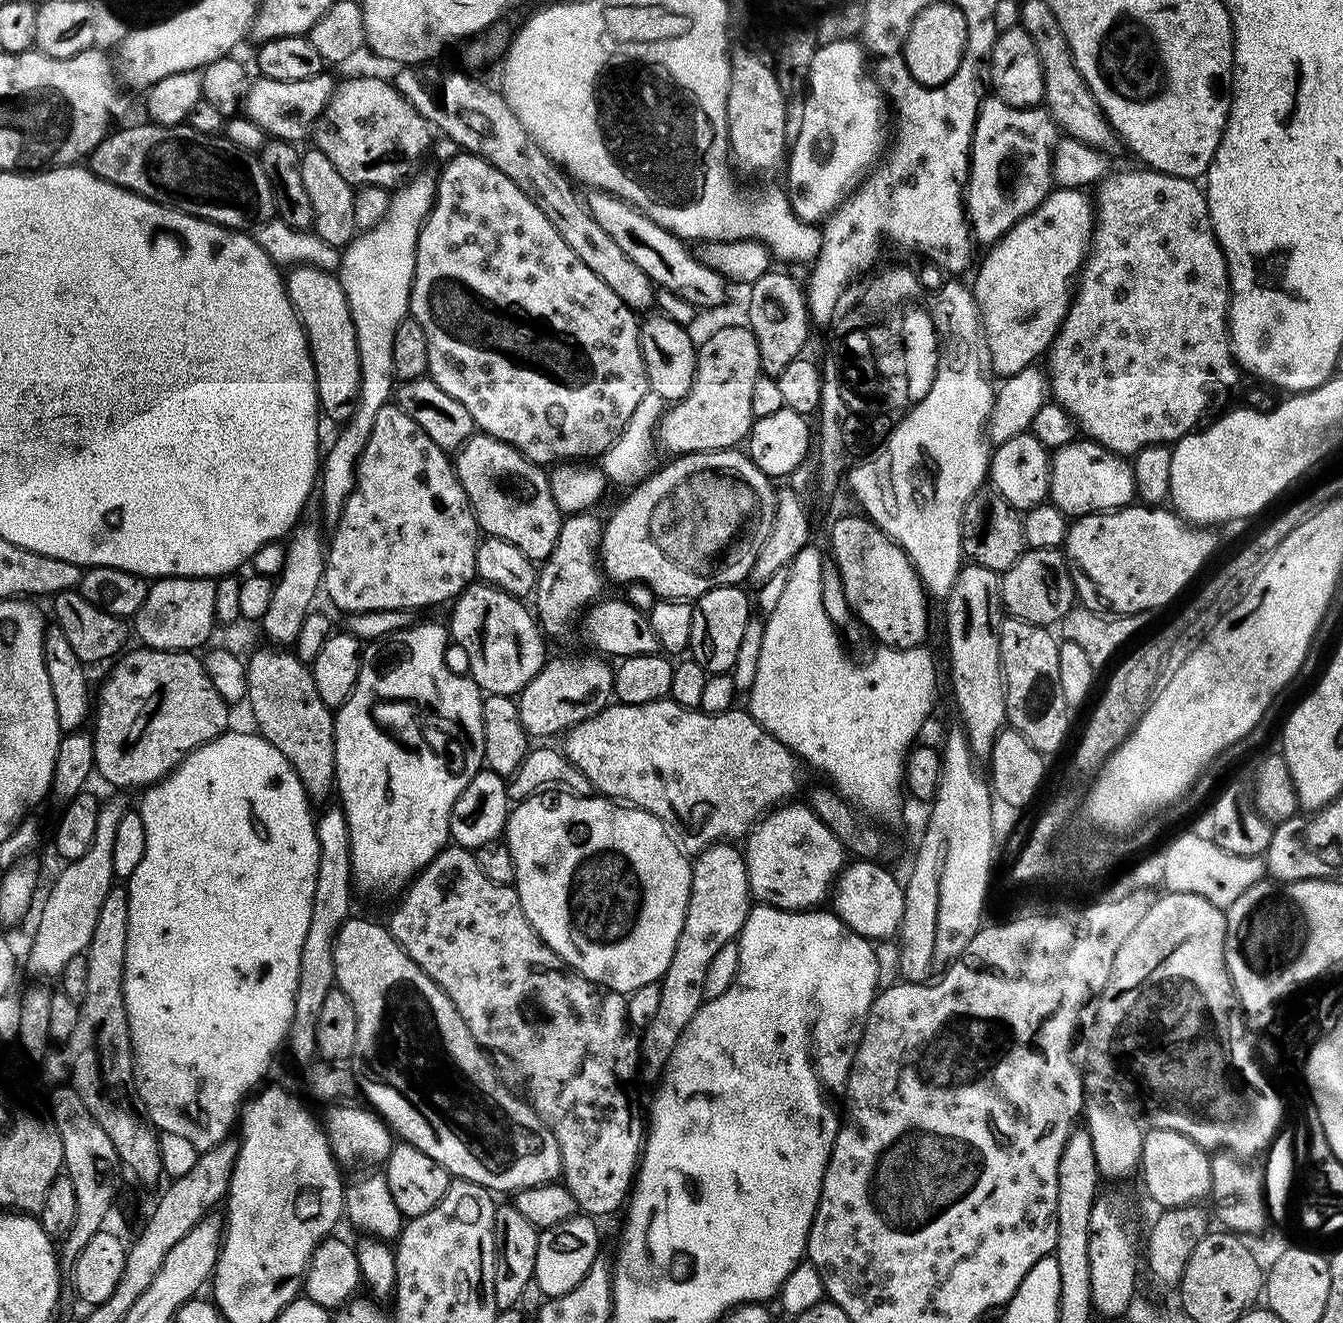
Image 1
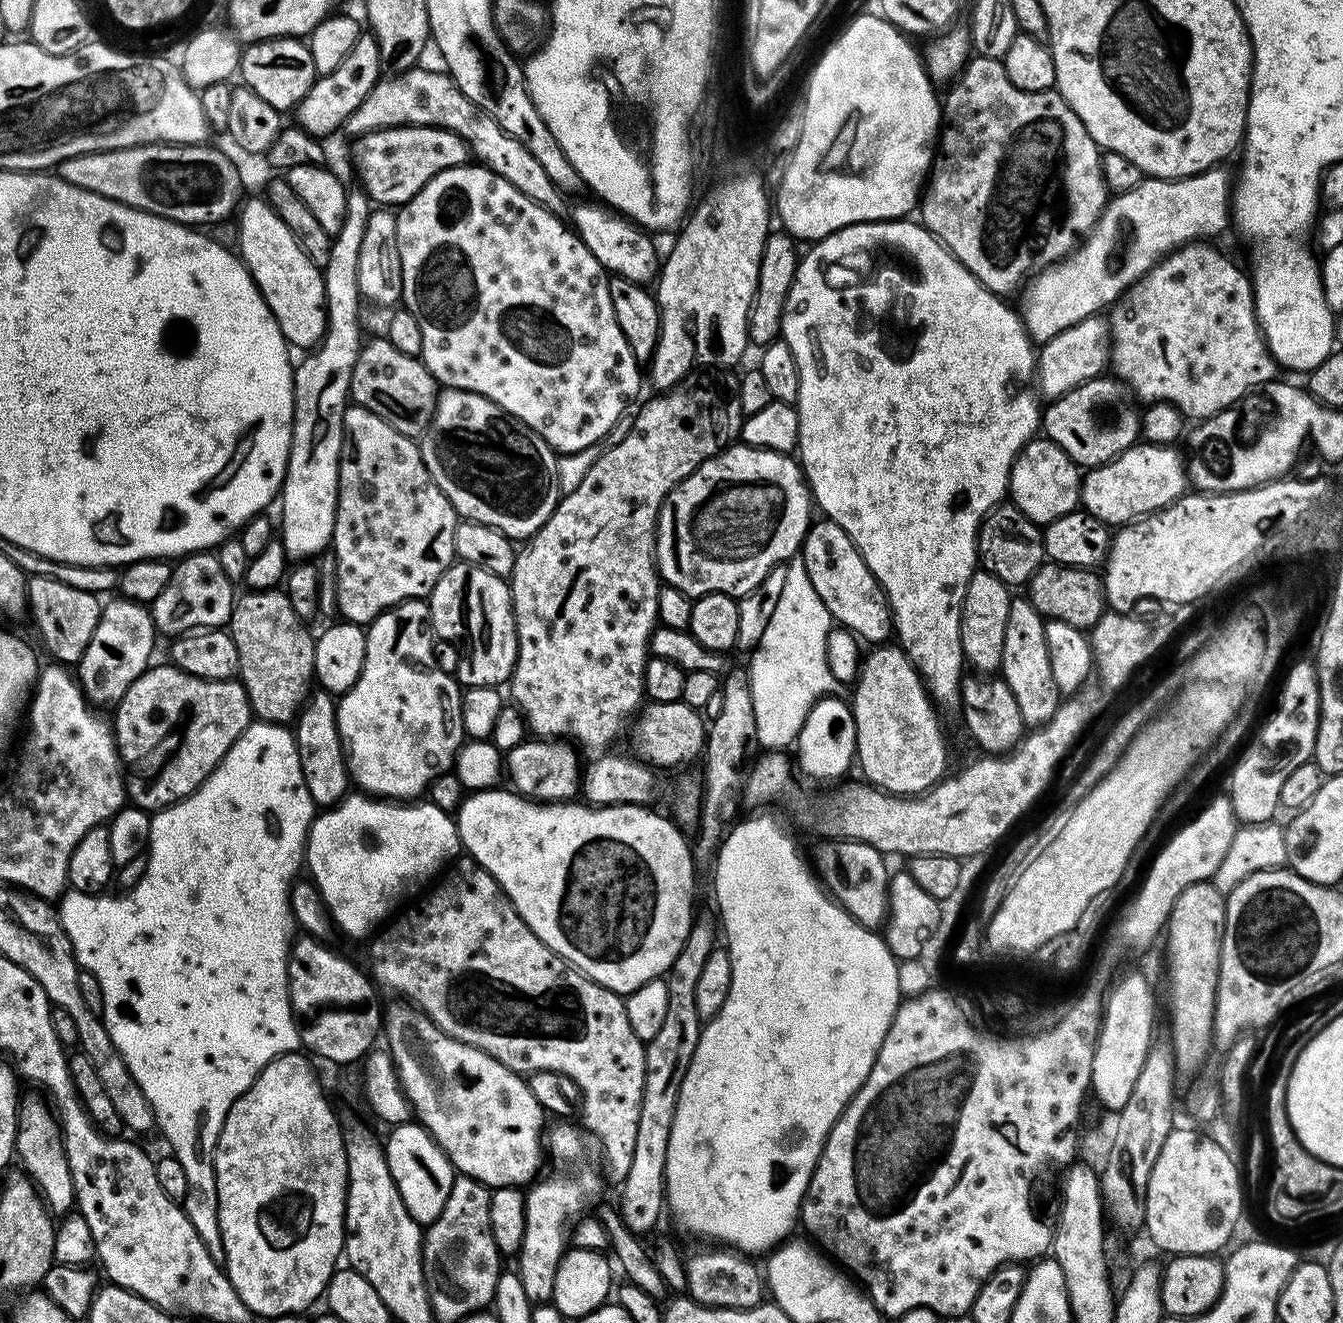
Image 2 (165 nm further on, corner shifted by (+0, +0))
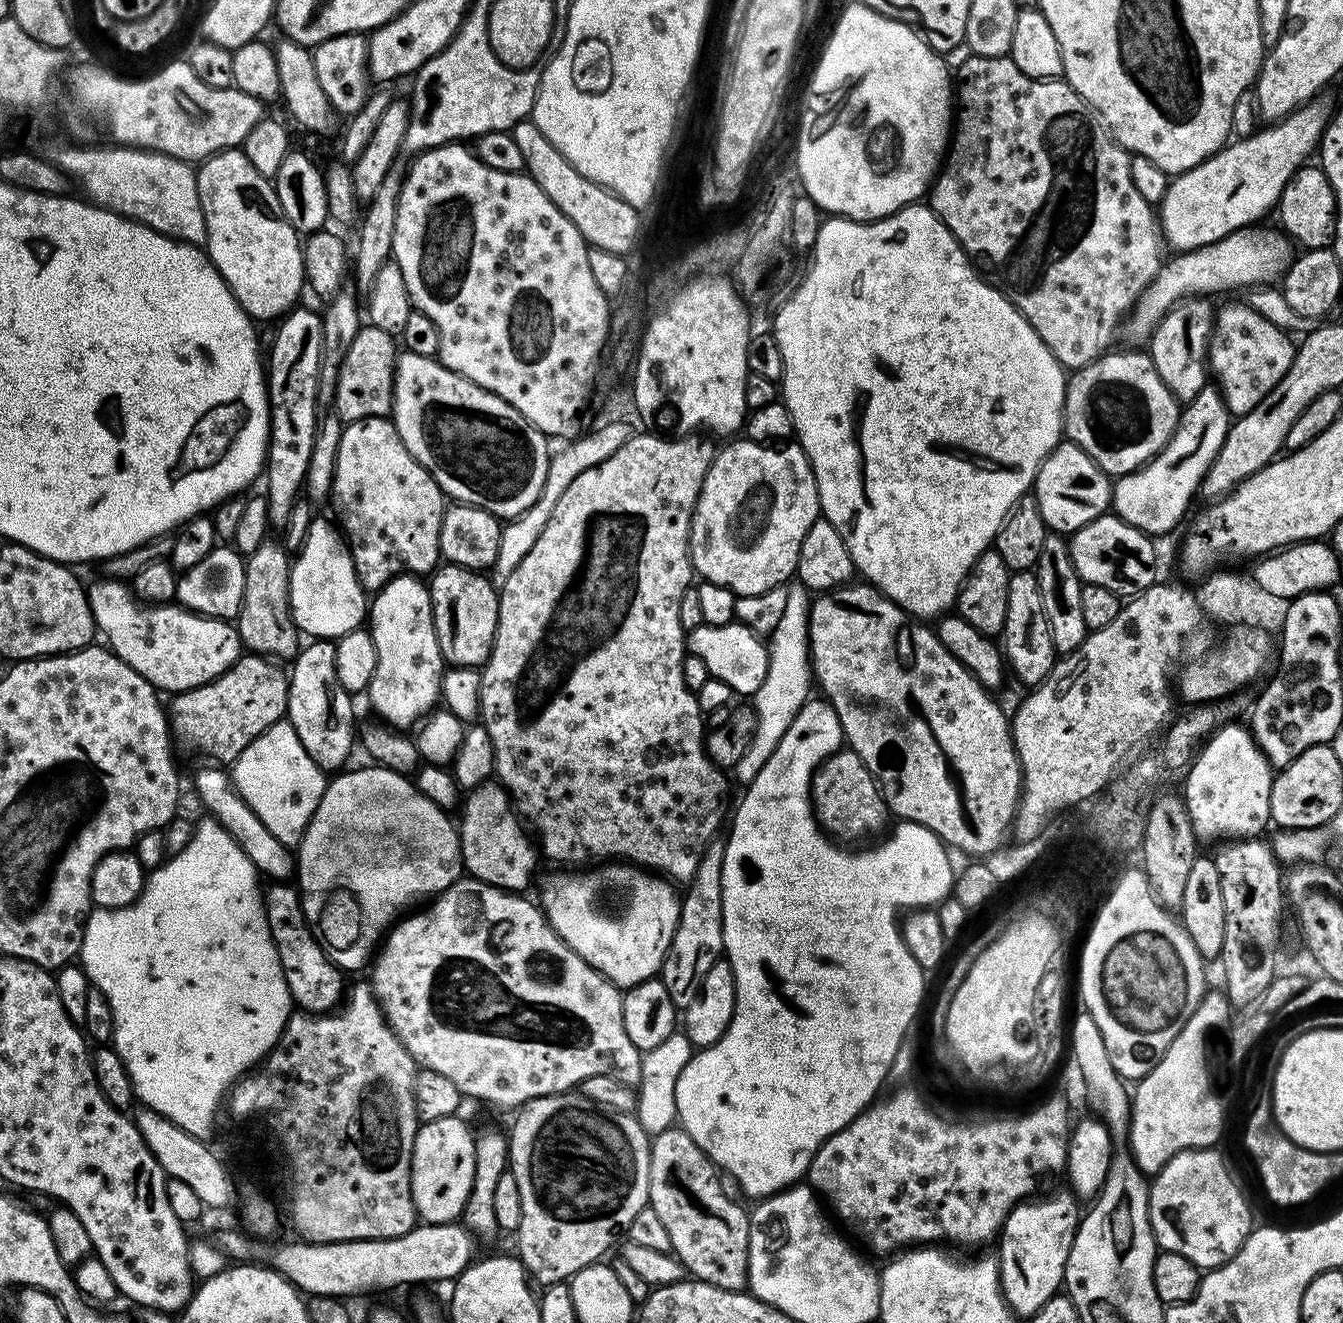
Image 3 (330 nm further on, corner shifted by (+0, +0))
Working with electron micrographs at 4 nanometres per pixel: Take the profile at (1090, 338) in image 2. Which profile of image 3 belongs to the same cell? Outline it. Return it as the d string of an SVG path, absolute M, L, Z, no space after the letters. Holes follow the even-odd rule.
M1260 227L1240 228L1218 242L1194 248L1191 252L1180 252L1173 260L1165 259L1154 279L1140 293L1135 308L1131 309L1133 334L1144 338L1151 337L1157 324L1164 319L1168 311L1185 298L1208 294L1204 292L1224 292L1227 288L1252 288L1255 284L1279 281L1294 259L1293 245L1287 235Z

